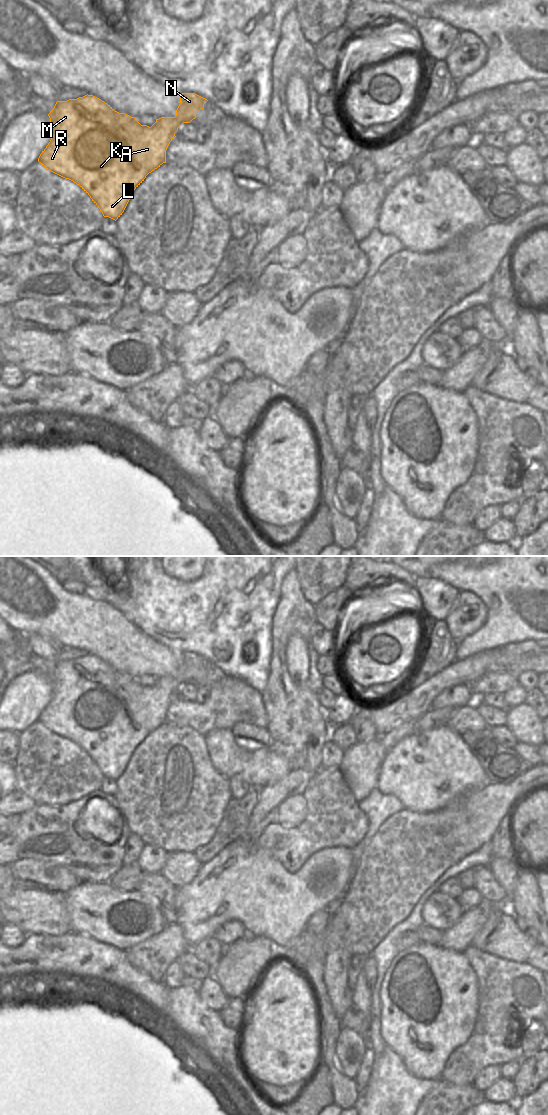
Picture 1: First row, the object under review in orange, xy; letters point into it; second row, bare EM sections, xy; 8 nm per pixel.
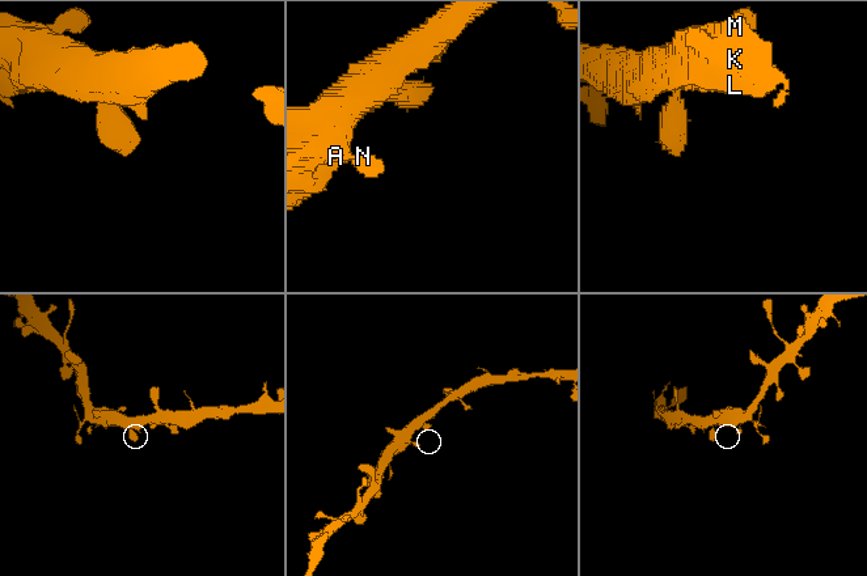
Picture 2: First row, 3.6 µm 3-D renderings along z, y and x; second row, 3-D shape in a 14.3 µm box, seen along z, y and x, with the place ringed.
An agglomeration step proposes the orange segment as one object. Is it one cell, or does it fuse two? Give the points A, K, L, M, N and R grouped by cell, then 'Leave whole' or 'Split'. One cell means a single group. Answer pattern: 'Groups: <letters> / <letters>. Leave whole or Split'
Groups: A K L M N R. Leave whole.

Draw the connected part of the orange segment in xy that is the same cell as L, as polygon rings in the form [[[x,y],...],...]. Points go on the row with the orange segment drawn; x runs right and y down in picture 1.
[[[182,93],[175,117],[161,117],[151,126],[141,125],[125,113],[115,111],[110,105],[93,95],[57,101],[48,114],[52,124],[52,138],[38,158],[49,171],[79,185],[98,206],[104,217],[117,220],[124,212],[134,190],[146,176],[166,163],[166,150],[183,123],[190,123],[204,108],[208,100],[195,93]]]

